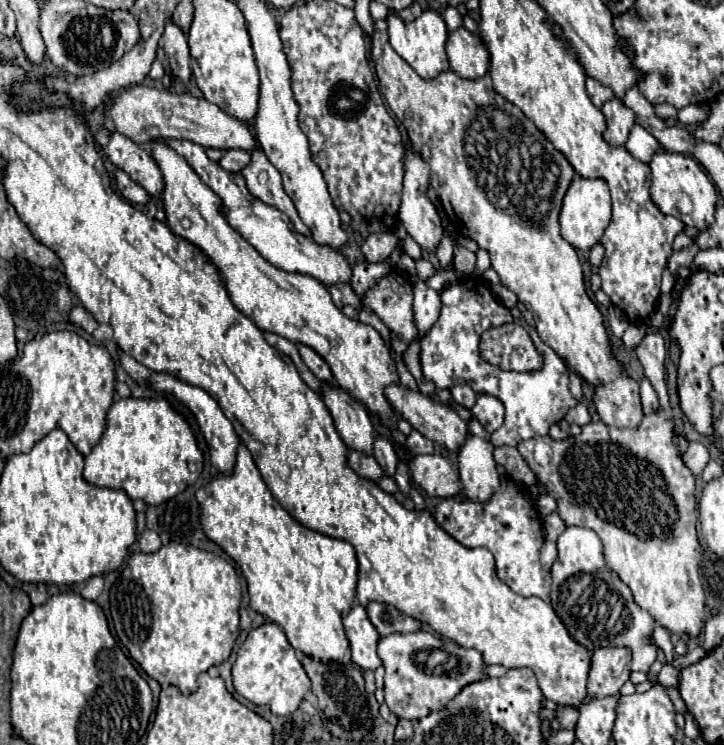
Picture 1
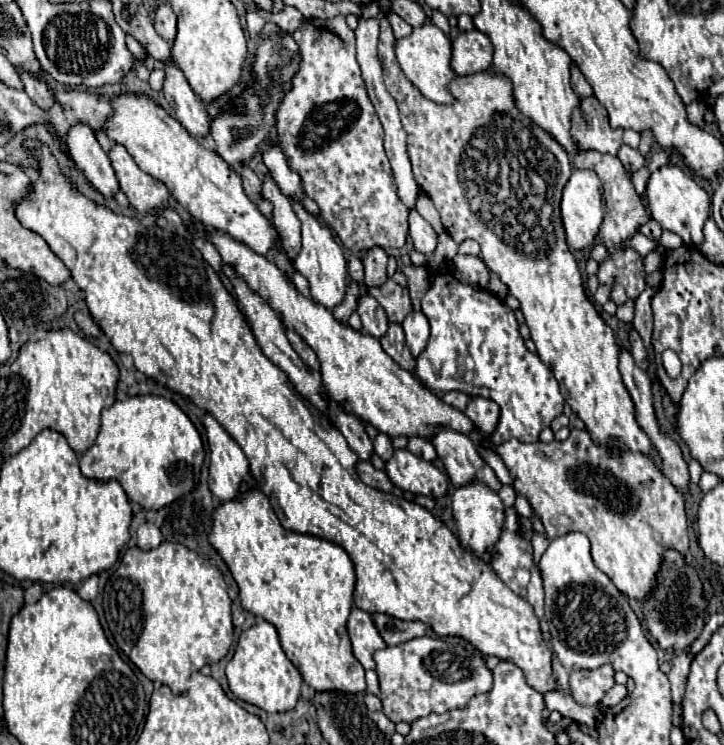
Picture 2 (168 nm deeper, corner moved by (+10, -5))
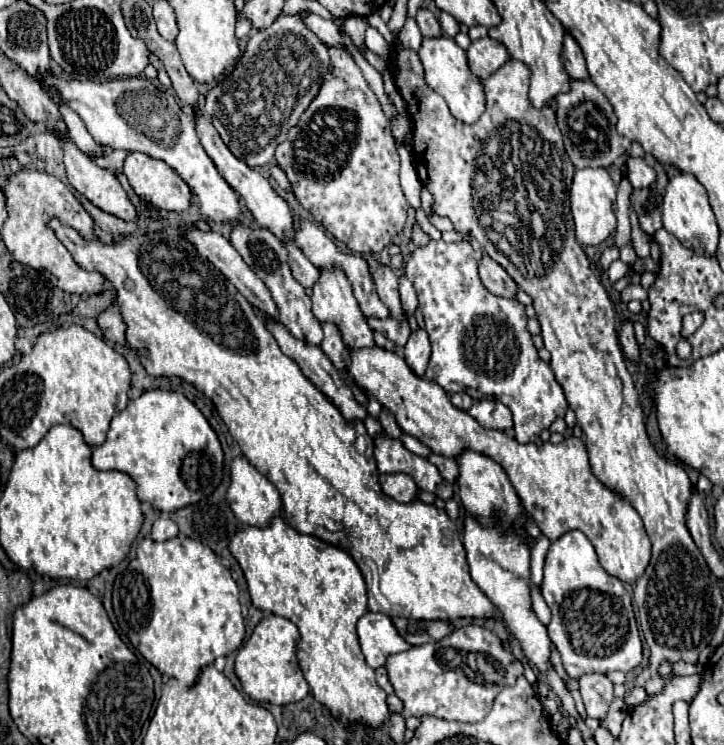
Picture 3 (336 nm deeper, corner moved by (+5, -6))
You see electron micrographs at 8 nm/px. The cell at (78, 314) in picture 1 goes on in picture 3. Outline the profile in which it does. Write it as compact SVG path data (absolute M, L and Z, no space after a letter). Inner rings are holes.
M109 308L99 316L99 328L103 336L115 344L125 344L125 328L123 326L123 316L119 314L117 308Z

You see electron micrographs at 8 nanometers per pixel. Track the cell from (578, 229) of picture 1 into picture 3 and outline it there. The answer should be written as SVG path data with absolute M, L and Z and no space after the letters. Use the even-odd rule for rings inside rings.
M583 168L577 170L573 176L573 186L571 186L571 214L575 220L575 234L577 240L585 246L597 246L603 240L607 240L611 236L611 232L615 230L615 182L611 180L609 172L605 168Z

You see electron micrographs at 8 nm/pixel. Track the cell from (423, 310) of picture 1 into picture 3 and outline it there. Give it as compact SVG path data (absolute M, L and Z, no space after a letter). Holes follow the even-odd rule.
M415 330L409 336L409 342L403 348L405 354L405 362L409 364L409 368L417 374L417 376L425 376L427 364L429 364L429 356L431 356L431 342L425 330Z

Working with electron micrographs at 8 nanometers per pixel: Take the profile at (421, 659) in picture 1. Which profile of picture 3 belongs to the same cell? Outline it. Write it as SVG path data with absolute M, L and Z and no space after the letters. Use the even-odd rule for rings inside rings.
M477 624L463 626L435 644L413 646L407 652L393 654L387 658L385 668L389 672L389 680L395 688L395 694L405 704L405 708L401 712L405 718L409 718L409 716L417 716L417 718L435 716L435 718L457 720L457 722L481 722L489 714L499 690L513 686L515 680L523 674L523 664L511 652L507 652L503 648L501 640L493 632L489 632L487 628L477 626Z

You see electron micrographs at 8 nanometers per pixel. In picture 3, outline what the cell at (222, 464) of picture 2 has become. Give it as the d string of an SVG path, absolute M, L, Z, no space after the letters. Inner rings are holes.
M243 456L233 460L227 502L233 514L247 526L269 526L275 514L283 516L283 502L277 488Z

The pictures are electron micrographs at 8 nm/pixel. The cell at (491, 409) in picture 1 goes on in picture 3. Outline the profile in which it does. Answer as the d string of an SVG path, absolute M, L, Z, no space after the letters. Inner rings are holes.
M477 400L477 402L473 402L469 414L485 428L501 430L501 432L513 430L511 410L497 400Z

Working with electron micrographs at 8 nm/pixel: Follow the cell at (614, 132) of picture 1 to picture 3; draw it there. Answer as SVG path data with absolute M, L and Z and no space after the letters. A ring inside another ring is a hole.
M569 80L569 92L557 94L557 124L563 134L565 152L575 168L607 168L607 166L623 166L629 156L631 140L625 136L619 136L615 126L617 118L613 114L613 108L605 94L591 82L575 82Z

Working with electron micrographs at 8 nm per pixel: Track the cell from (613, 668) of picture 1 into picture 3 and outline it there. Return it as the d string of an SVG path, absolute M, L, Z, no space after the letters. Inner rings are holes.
M587 674L579 678L579 686L581 686L581 696L583 696L587 716L603 722L613 702L611 680L605 674Z

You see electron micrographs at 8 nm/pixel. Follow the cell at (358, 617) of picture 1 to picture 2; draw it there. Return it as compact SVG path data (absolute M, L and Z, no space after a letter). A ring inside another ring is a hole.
M352 607L350 617L348 617L348 635L352 641L352 651L354 657L362 663L364 669L374 669L374 659L372 653L376 649L384 649L386 643L382 643L382 637L378 635L370 613Z

